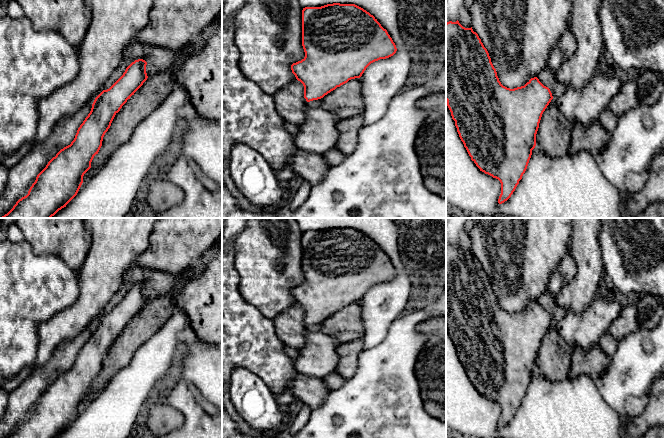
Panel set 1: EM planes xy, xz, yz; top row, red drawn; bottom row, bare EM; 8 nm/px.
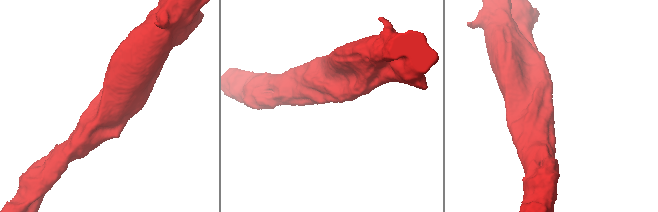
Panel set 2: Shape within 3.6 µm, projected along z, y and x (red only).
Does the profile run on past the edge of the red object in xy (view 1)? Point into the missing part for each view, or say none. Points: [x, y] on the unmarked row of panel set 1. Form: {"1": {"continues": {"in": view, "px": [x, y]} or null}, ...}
{"1": {"continues": null}}

